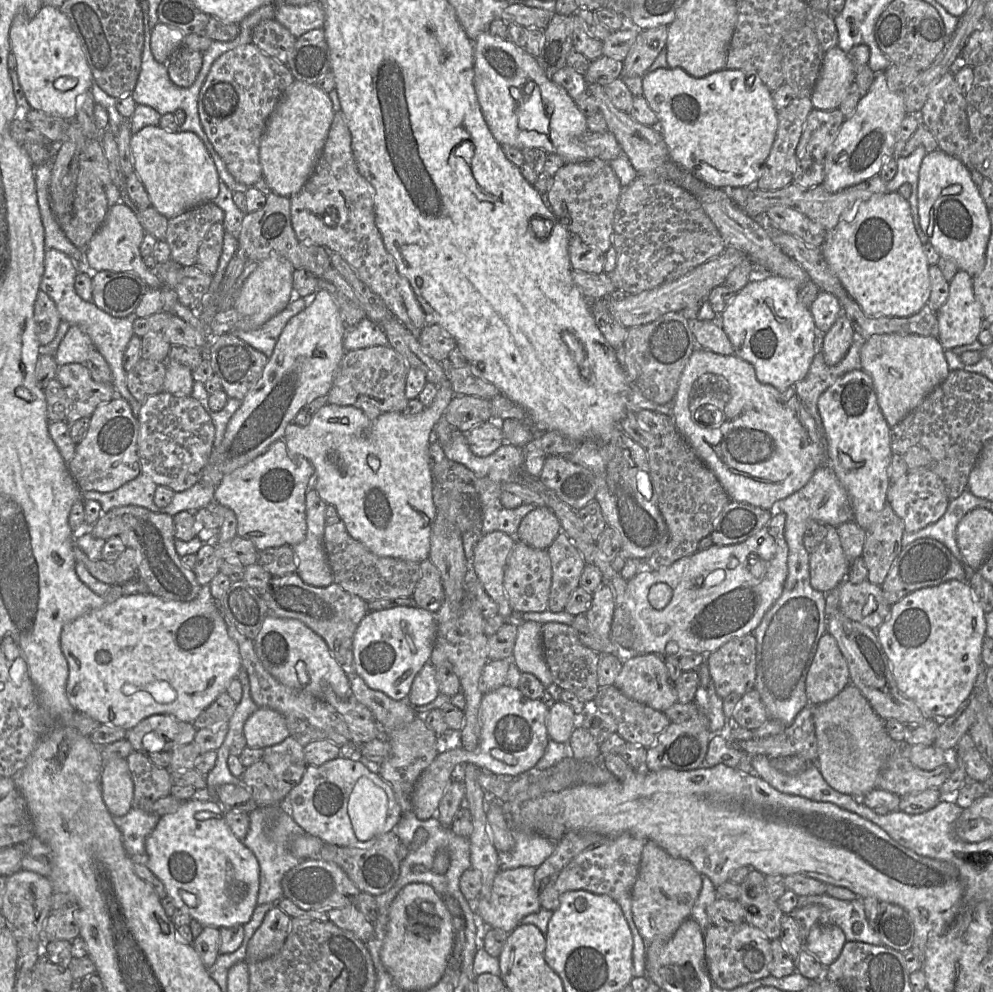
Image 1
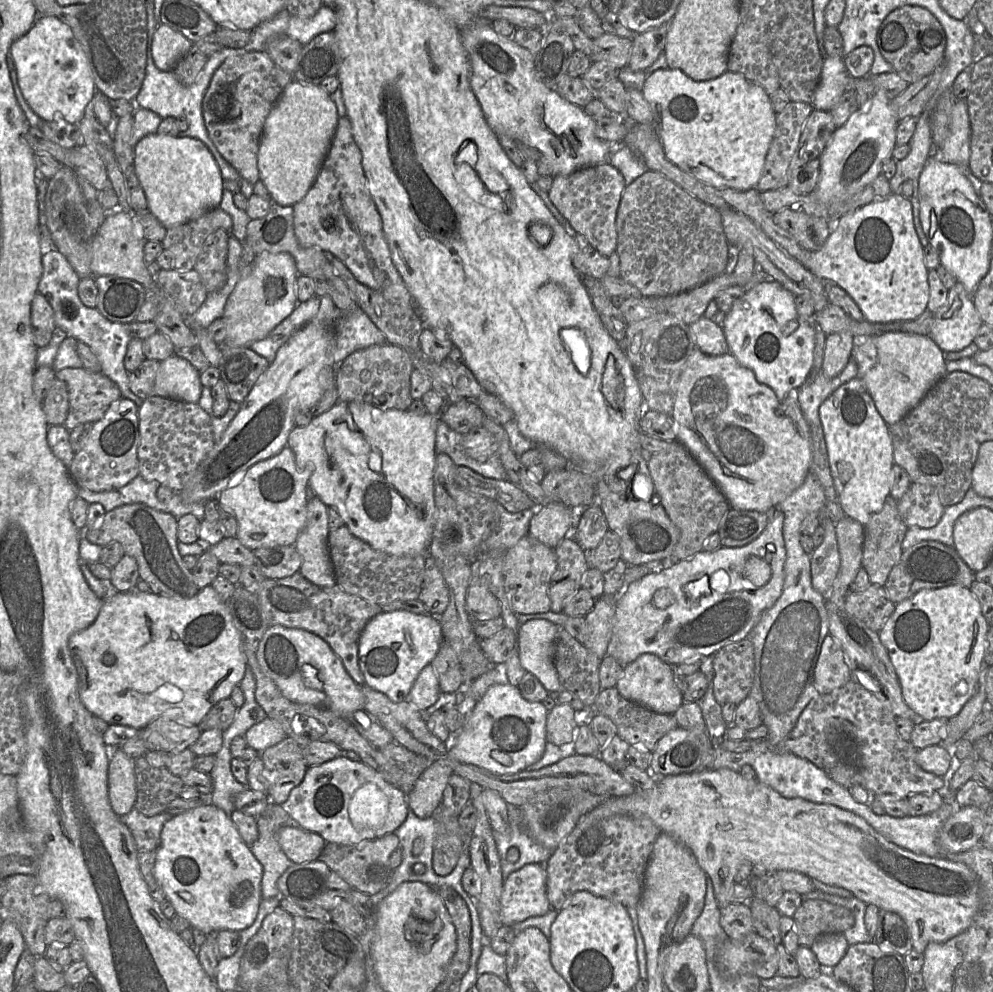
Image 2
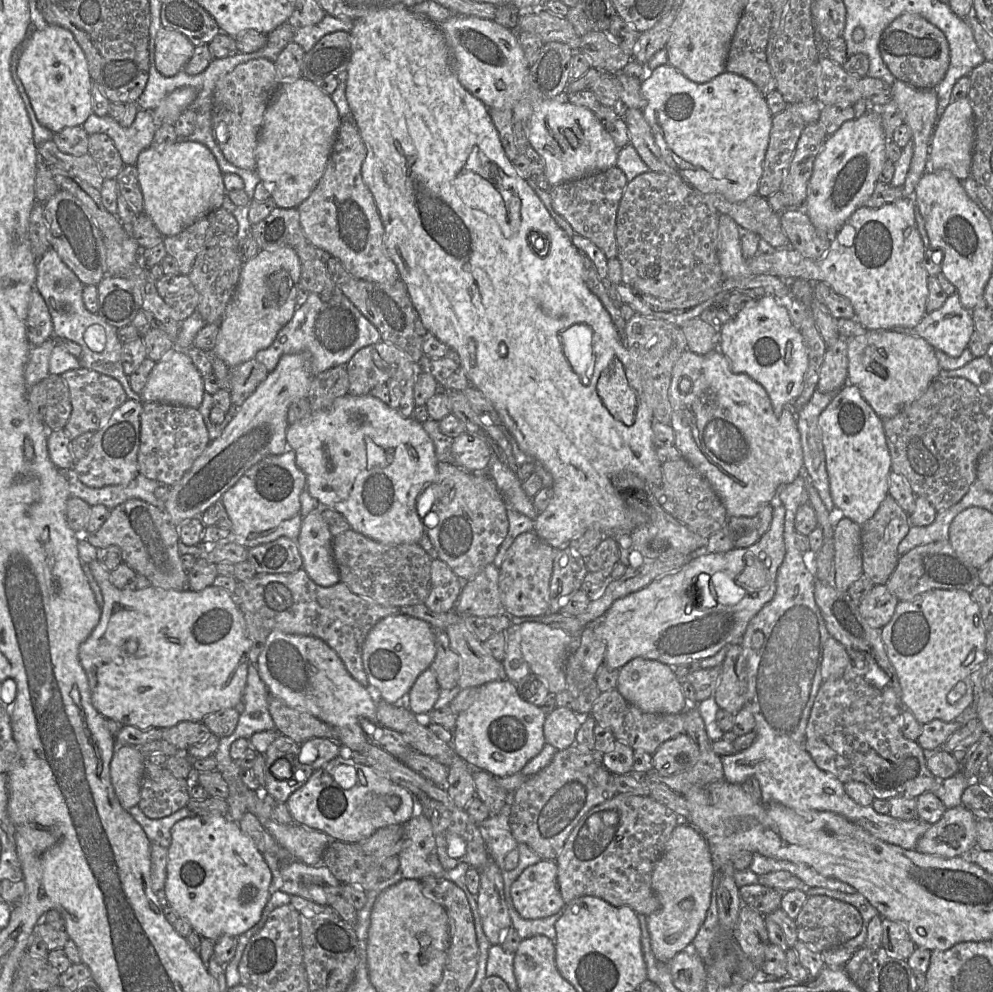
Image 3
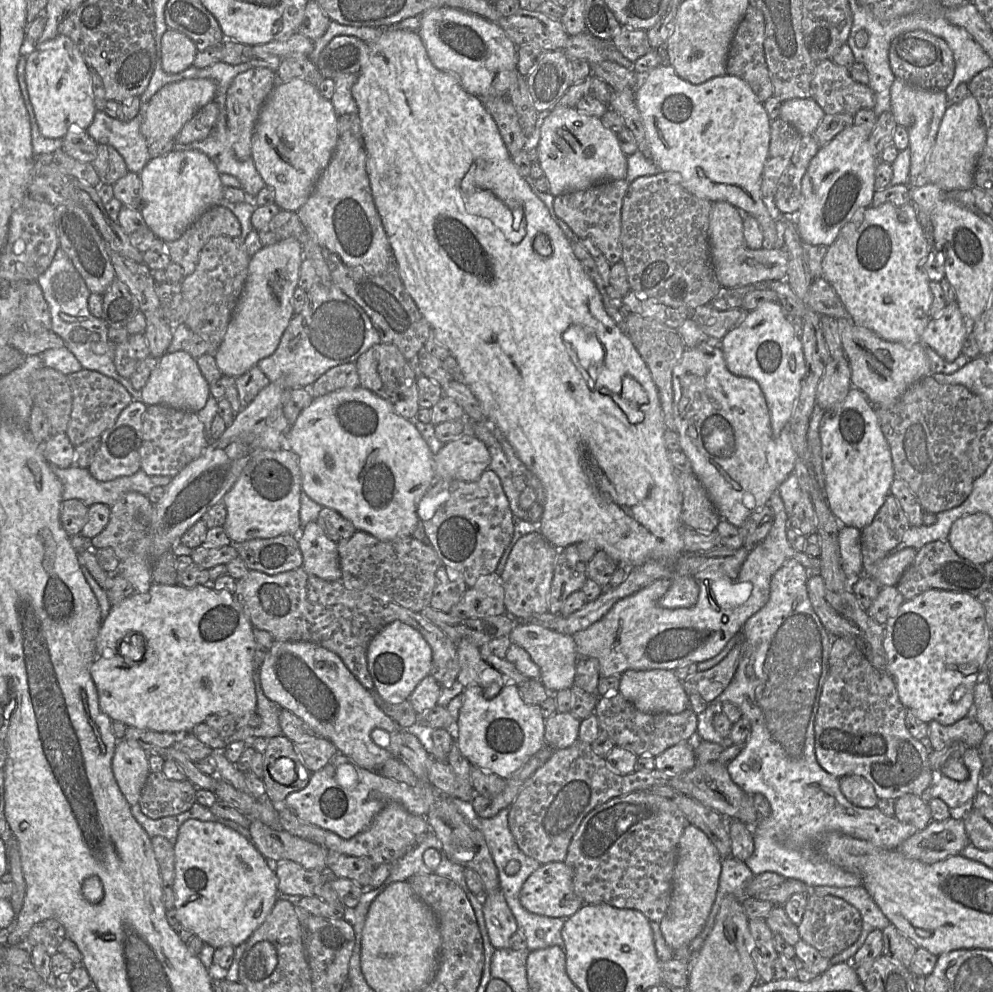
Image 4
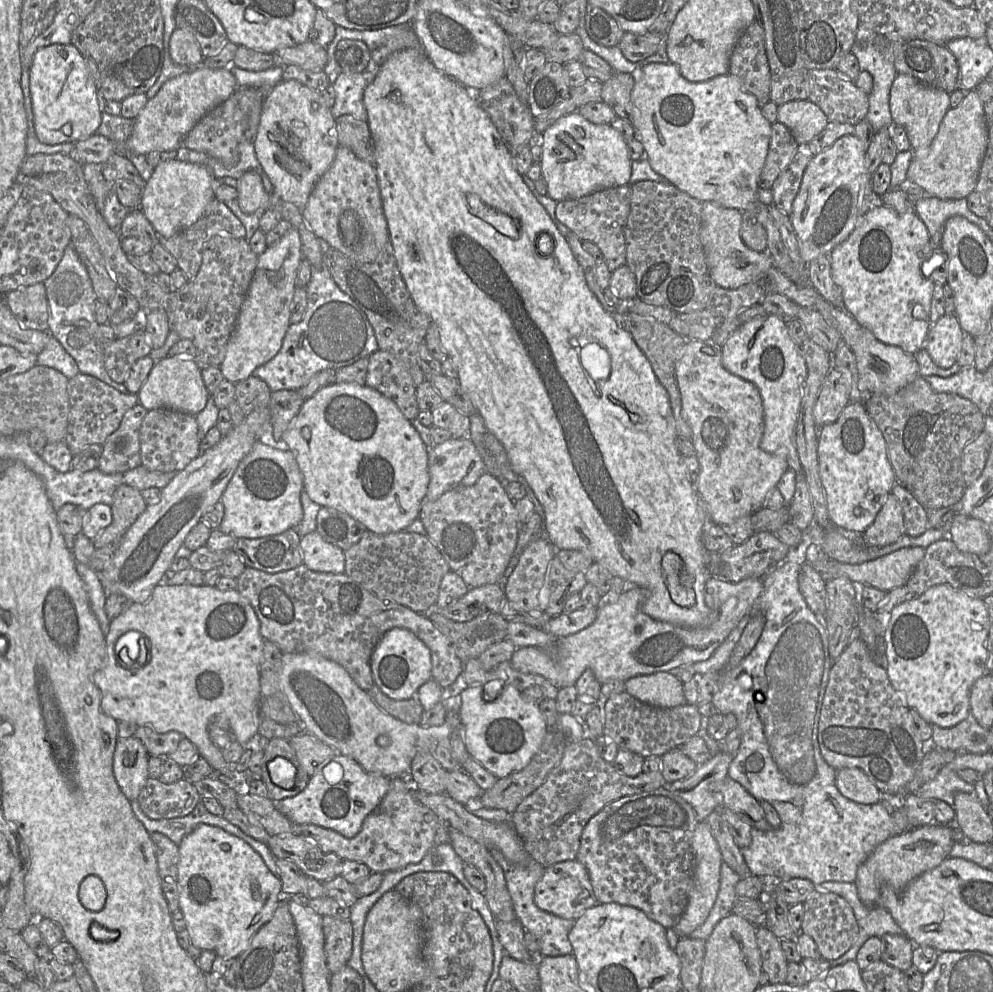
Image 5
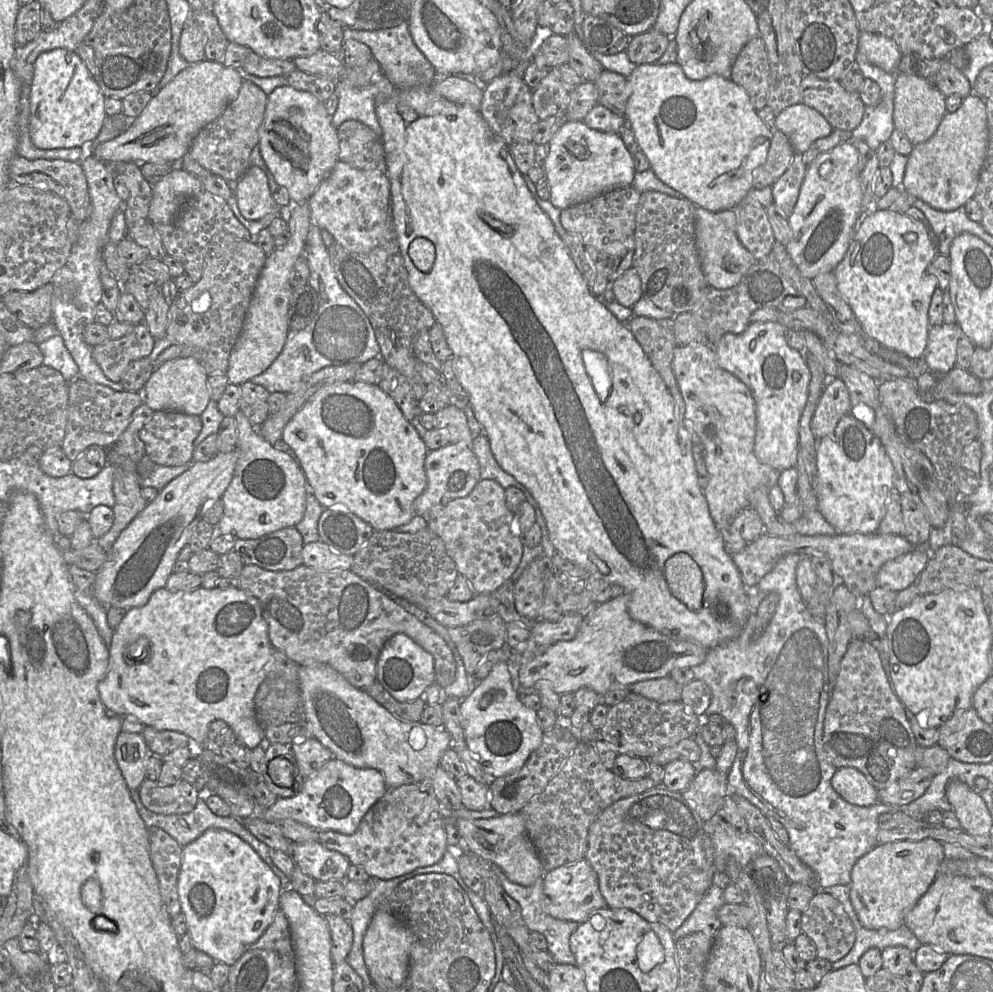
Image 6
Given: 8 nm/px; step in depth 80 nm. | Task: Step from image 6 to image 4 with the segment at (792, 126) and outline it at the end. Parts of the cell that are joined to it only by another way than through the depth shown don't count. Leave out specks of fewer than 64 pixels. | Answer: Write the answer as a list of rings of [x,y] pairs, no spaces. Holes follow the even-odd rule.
[[[811,97],[782,103],[780,118],[792,125],[801,136],[813,135],[826,113]]]

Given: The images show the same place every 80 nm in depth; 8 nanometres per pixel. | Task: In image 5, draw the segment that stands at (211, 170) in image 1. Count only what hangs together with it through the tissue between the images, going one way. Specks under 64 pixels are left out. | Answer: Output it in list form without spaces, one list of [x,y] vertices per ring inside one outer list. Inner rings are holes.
[[[178,159],[161,162],[145,183],[139,209],[159,237],[171,238],[196,223],[207,205],[215,199],[213,180],[210,172],[201,165]]]

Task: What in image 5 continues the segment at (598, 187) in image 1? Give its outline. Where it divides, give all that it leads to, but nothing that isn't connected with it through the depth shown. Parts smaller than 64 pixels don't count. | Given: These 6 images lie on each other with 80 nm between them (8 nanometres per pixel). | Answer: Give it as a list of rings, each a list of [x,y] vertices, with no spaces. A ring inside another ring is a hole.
[[[631,185],[606,188],[578,199],[557,202],[557,219],[581,241],[591,241],[600,249],[609,271],[626,264],[625,226],[630,212]]]

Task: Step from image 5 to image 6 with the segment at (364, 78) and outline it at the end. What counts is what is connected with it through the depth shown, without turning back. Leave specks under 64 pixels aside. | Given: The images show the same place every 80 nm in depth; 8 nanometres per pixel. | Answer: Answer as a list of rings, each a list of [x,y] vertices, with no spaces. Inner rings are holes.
[[[376,74],[366,87],[358,88],[348,80],[336,82],[338,106],[332,116],[332,125],[337,129],[347,120],[359,121],[373,130],[381,138],[382,129],[379,124],[376,104],[391,96],[394,86],[384,74]]]

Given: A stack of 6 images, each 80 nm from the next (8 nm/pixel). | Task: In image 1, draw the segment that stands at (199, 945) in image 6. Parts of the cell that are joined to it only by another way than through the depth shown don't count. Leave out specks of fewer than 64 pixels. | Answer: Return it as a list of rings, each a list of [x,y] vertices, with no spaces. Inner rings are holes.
[[[202,797],[186,800],[175,813],[162,816],[145,841],[150,870],[164,884],[177,909],[189,914],[203,927],[245,925],[257,906],[259,863],[254,853],[229,828],[227,812],[216,800]]]

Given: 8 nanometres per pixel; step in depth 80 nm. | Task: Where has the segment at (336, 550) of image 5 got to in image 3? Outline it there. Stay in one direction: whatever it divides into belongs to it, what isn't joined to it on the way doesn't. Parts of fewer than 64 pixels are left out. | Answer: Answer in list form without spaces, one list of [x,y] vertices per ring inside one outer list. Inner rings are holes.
[[[322,507],[303,518],[296,541],[302,557],[302,568],[317,585],[323,587],[333,586],[340,581],[332,541]]]

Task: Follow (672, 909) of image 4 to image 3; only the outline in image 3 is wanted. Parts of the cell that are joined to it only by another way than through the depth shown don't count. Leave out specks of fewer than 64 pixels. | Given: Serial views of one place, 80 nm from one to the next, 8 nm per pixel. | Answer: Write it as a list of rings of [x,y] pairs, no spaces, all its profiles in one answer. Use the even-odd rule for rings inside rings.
[[[680,822],[652,873],[651,886],[660,907],[646,917],[646,922],[651,948],[658,961],[668,964],[680,951],[691,948],[710,905],[713,874],[714,865],[705,838],[692,825]]]

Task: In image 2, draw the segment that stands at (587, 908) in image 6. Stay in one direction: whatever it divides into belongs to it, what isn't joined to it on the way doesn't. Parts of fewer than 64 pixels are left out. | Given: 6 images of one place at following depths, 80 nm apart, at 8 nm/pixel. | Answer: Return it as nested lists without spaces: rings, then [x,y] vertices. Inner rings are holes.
[[[543,863],[526,864],[503,883],[501,920],[505,926],[542,916],[552,907],[547,897],[547,873]]]

